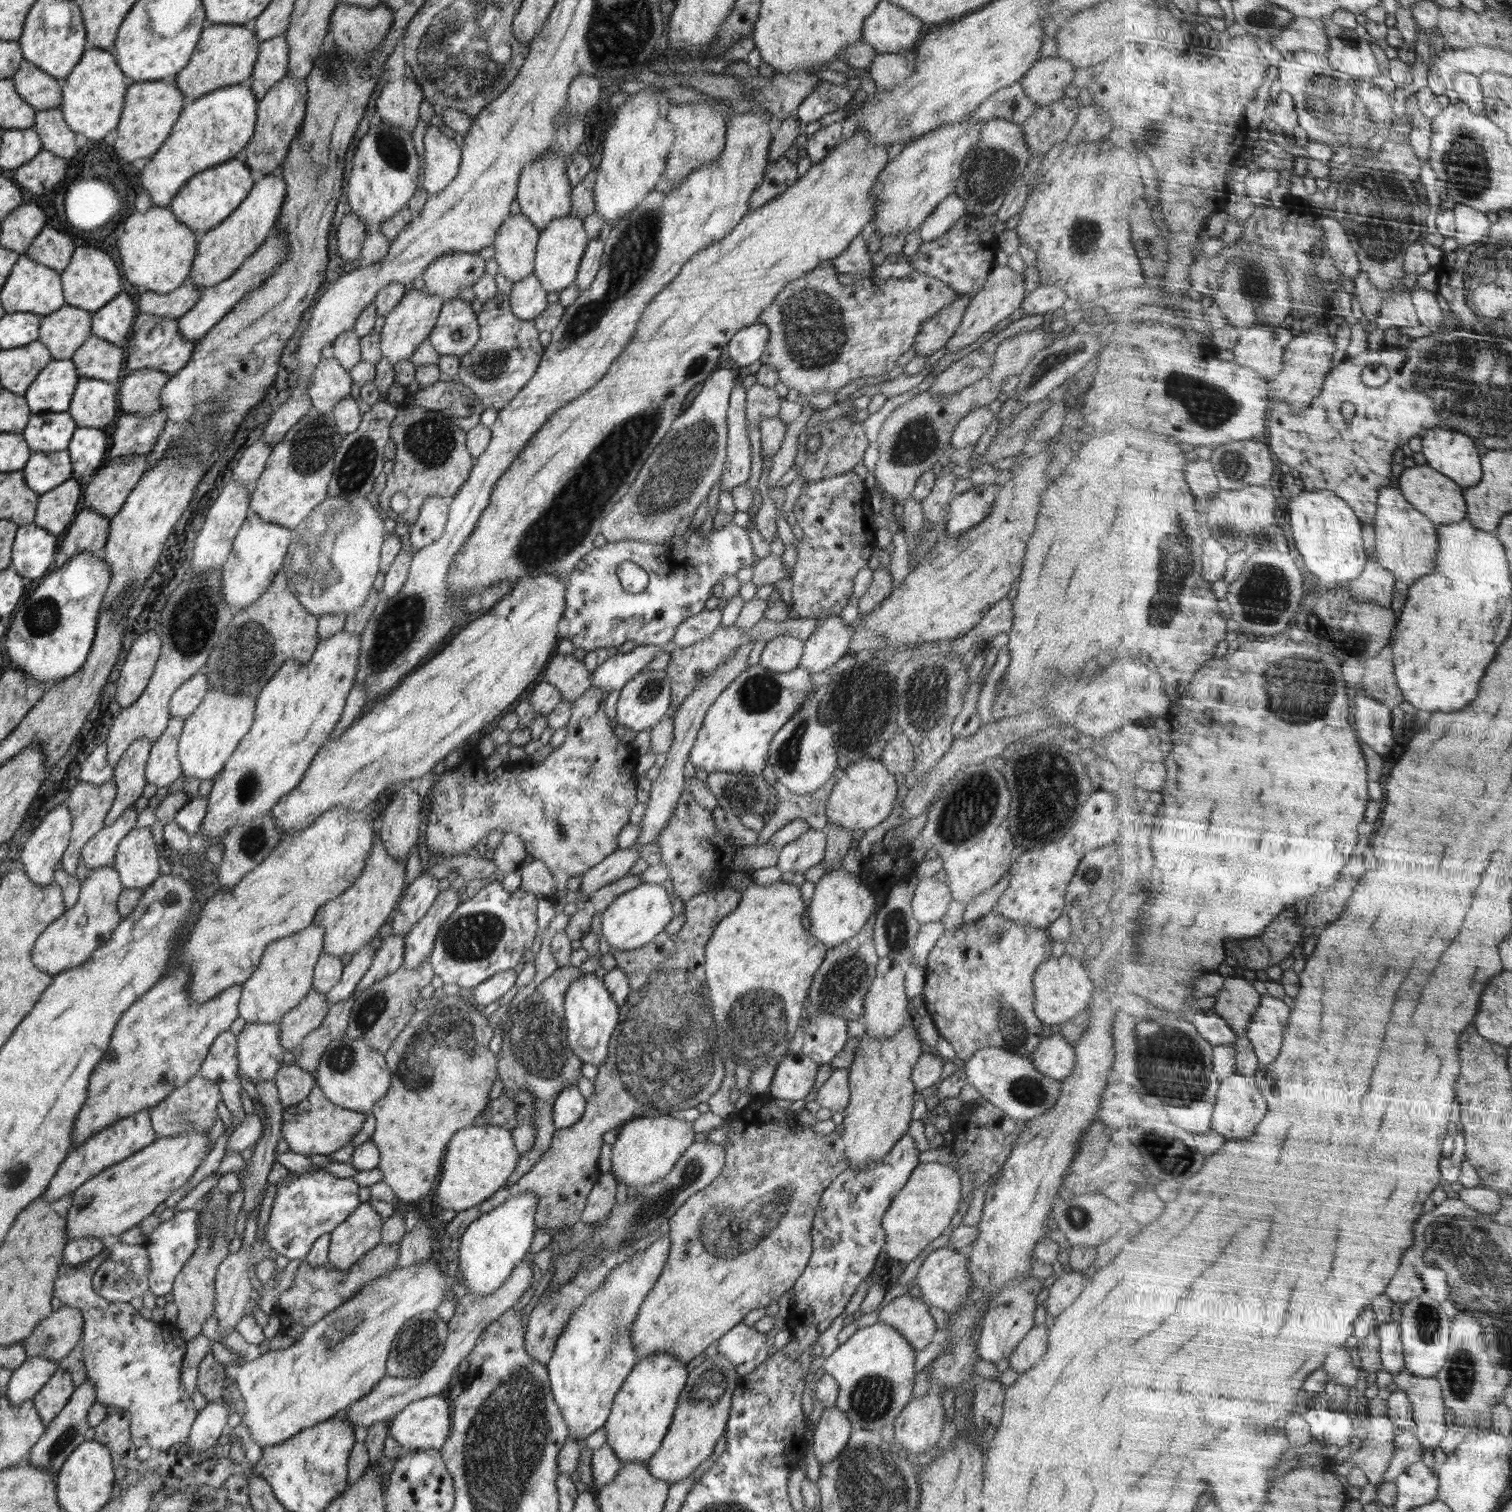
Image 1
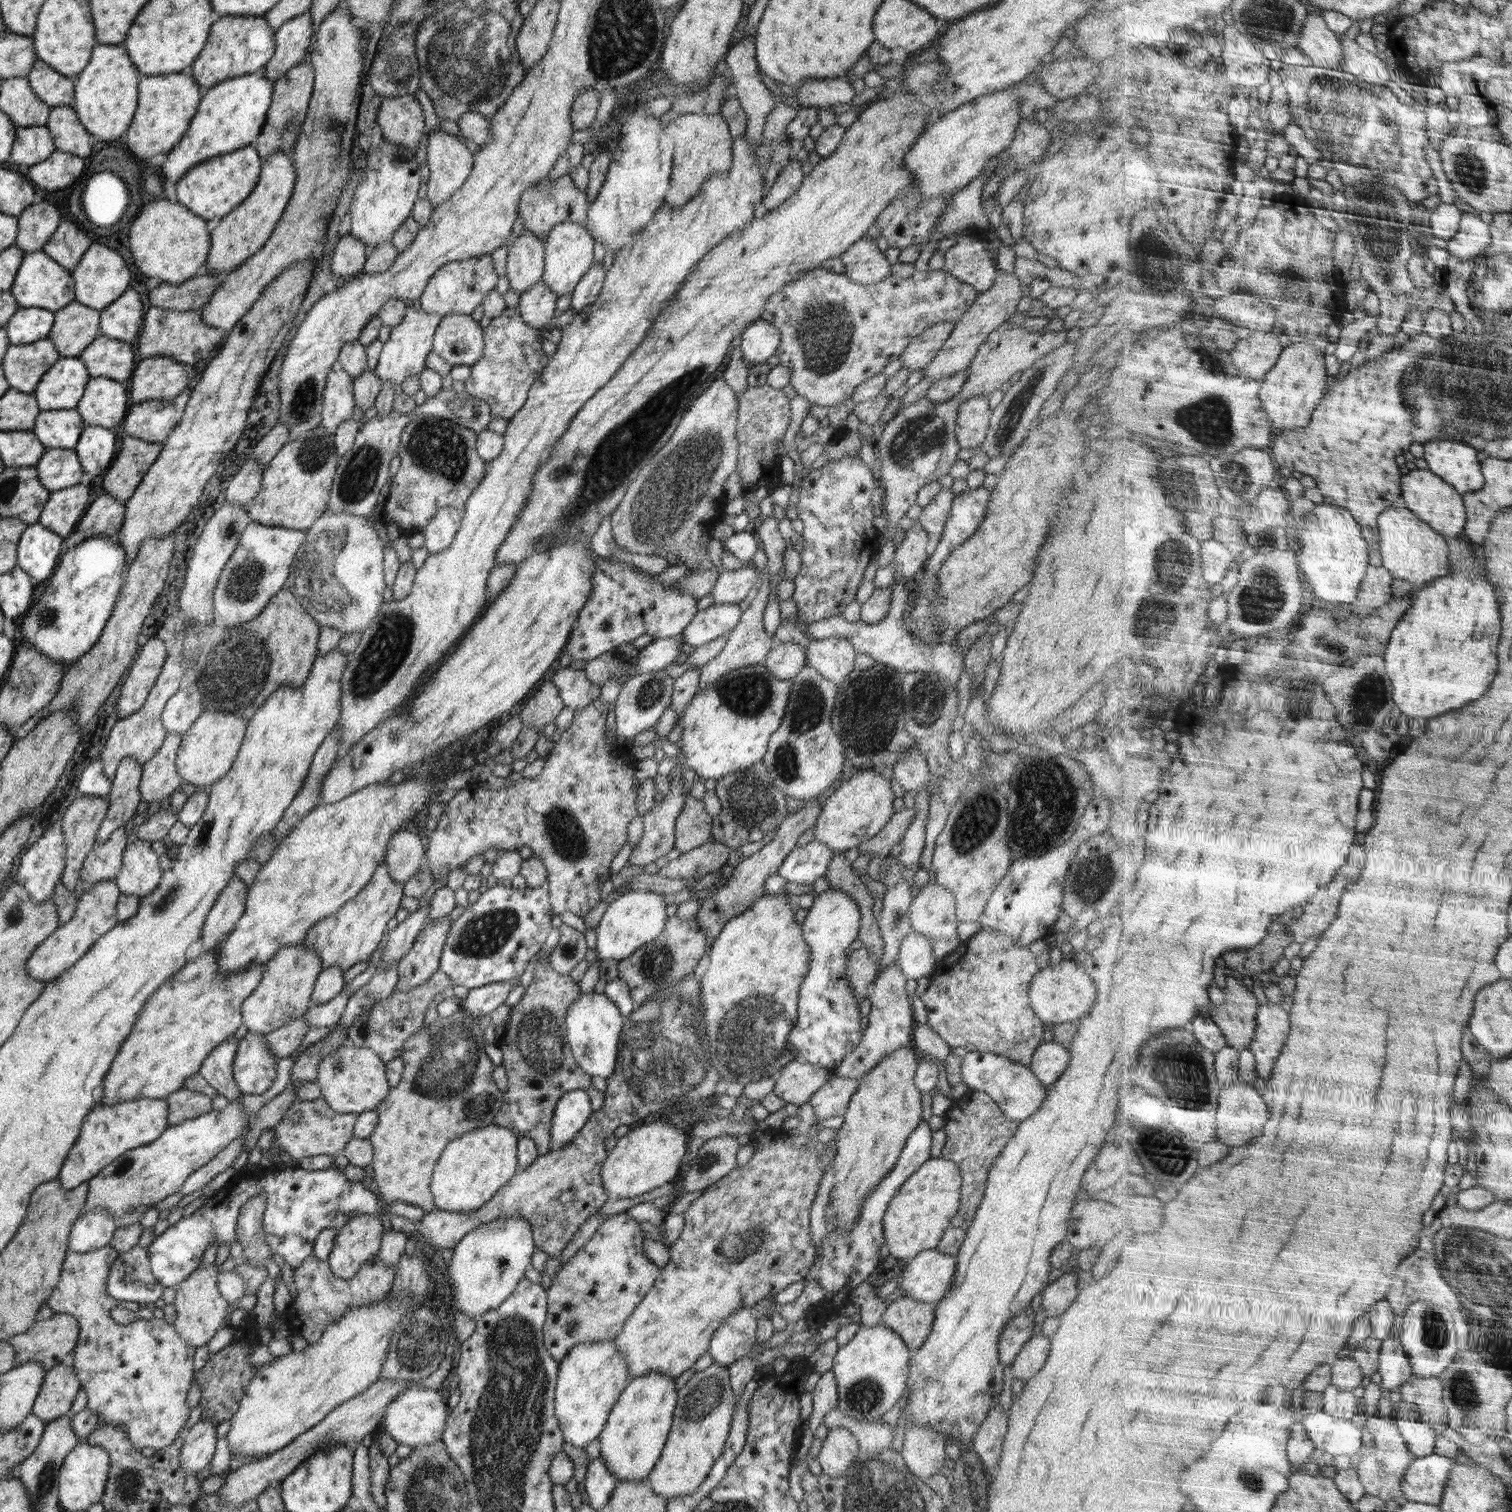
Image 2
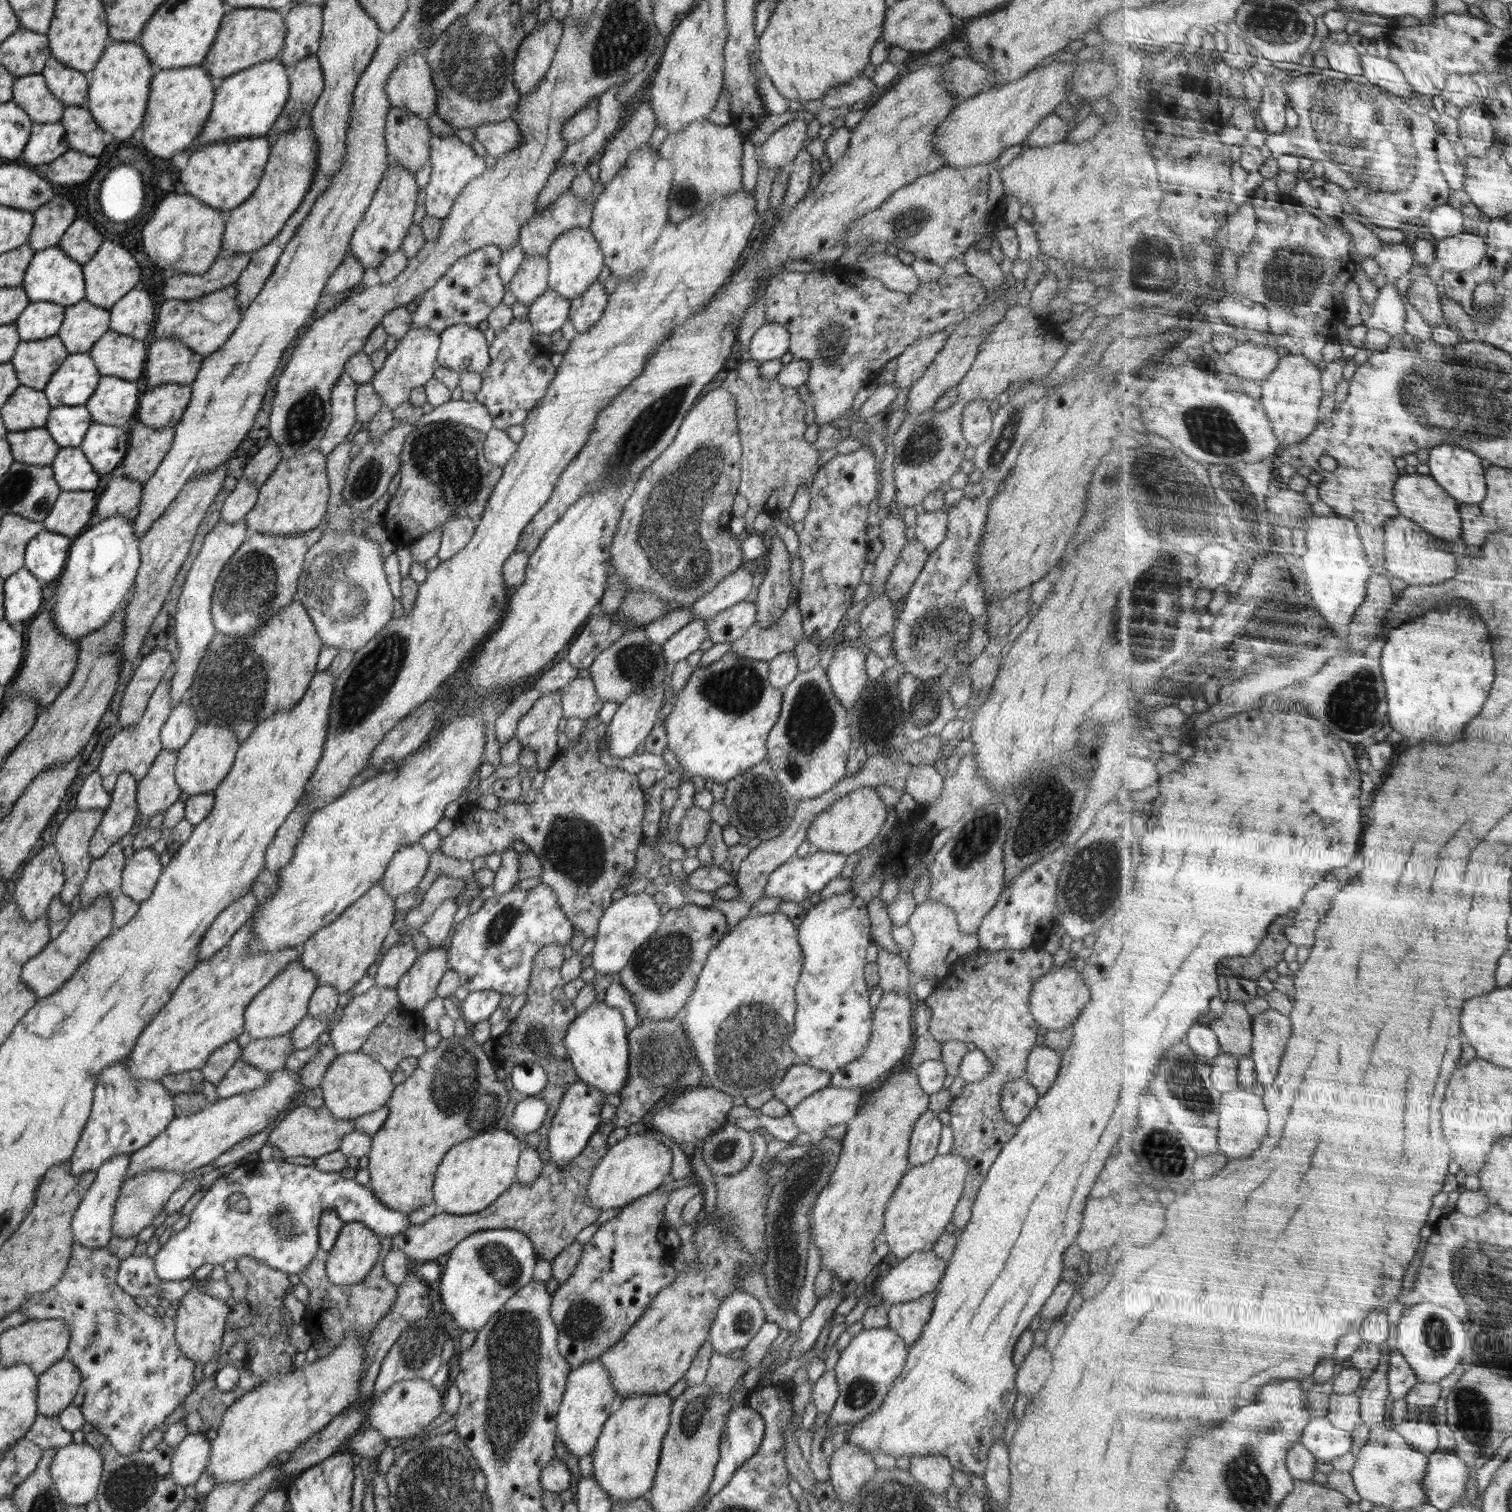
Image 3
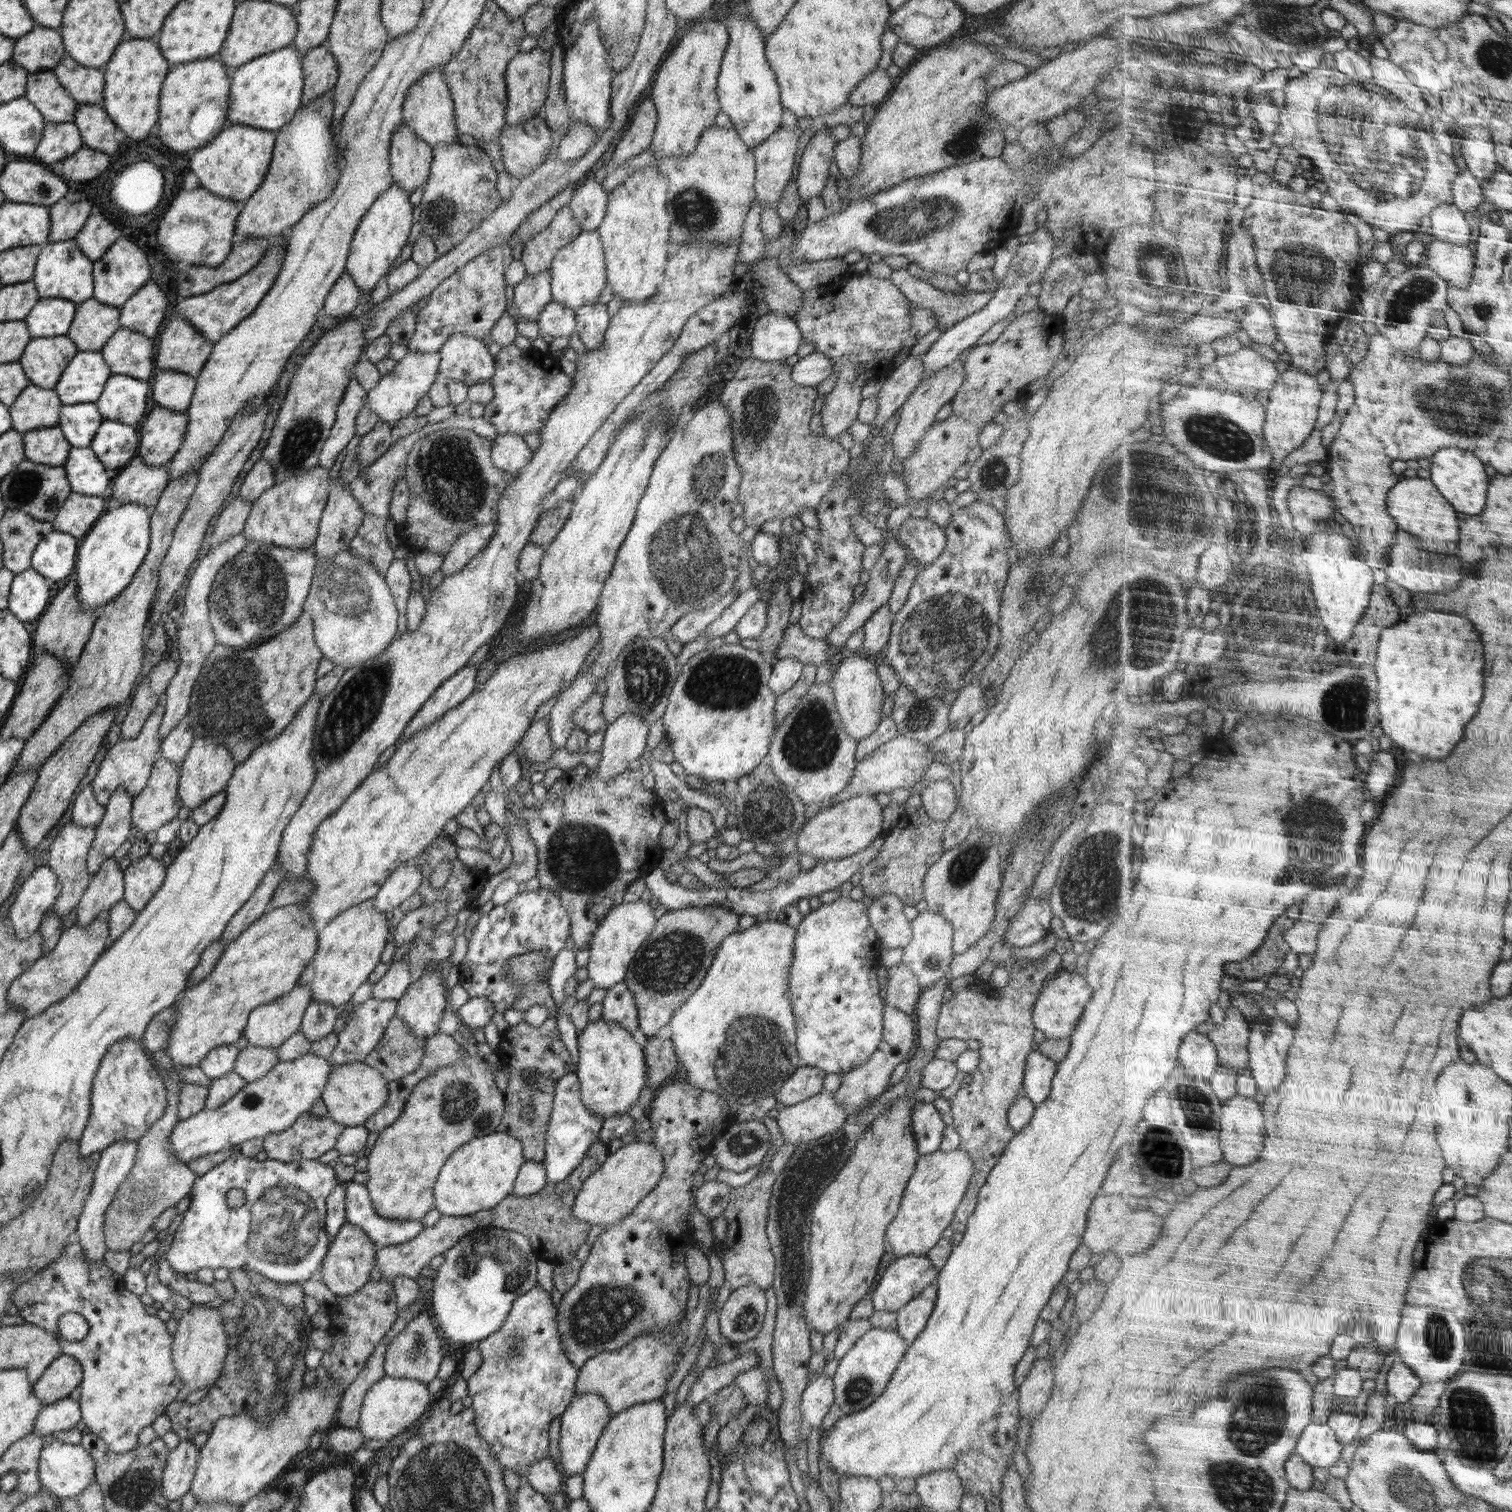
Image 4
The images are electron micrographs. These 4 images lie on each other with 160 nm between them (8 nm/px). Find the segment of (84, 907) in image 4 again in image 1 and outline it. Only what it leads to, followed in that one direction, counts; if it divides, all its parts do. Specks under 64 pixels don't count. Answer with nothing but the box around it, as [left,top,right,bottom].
[80,805,136,871]

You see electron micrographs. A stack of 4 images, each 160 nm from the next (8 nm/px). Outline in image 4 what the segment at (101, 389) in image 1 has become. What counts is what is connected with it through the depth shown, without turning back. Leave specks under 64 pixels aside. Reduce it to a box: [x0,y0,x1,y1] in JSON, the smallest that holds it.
[95,373,151,427]

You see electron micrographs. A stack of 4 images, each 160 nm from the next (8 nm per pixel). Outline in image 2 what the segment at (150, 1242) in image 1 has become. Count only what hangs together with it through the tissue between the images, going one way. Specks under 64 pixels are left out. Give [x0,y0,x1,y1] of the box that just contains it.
[148,1165,384,1287]

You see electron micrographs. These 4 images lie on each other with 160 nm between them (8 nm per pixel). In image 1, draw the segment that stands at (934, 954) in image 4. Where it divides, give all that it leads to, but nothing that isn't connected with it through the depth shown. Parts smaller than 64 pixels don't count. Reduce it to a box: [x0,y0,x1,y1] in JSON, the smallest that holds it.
[911,878,952,923]

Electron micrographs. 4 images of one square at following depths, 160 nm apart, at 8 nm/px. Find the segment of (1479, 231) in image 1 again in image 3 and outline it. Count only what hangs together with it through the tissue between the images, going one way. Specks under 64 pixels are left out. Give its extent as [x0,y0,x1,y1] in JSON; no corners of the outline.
[1437,231,1489,273]

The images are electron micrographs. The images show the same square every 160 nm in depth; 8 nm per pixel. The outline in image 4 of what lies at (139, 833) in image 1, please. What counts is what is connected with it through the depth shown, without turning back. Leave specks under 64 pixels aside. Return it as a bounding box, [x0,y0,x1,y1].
[123,856,165,912]

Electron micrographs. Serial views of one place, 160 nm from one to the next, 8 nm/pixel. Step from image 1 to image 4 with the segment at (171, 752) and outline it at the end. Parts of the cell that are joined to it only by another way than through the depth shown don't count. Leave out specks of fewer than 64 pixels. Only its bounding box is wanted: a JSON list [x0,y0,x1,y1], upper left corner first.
[131,756,183,833]

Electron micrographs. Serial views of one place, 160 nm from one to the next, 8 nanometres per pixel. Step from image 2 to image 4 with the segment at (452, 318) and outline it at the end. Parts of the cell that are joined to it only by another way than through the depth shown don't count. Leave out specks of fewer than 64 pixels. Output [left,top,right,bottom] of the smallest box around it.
[439,333,495,386]

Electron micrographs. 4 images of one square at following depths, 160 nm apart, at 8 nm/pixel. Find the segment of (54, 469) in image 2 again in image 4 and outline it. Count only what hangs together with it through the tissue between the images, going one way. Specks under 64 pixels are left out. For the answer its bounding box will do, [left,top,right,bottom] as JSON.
[63,447,111,497]

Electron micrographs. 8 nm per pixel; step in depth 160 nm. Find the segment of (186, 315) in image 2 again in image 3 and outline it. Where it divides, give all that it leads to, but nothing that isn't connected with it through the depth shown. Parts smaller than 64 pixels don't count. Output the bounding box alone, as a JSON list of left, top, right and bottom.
[153,284,244,357]

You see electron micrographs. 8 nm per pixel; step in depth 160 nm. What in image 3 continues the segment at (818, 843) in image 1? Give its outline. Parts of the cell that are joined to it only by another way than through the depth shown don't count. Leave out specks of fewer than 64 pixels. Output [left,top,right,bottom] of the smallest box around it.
[762,849,847,904]

